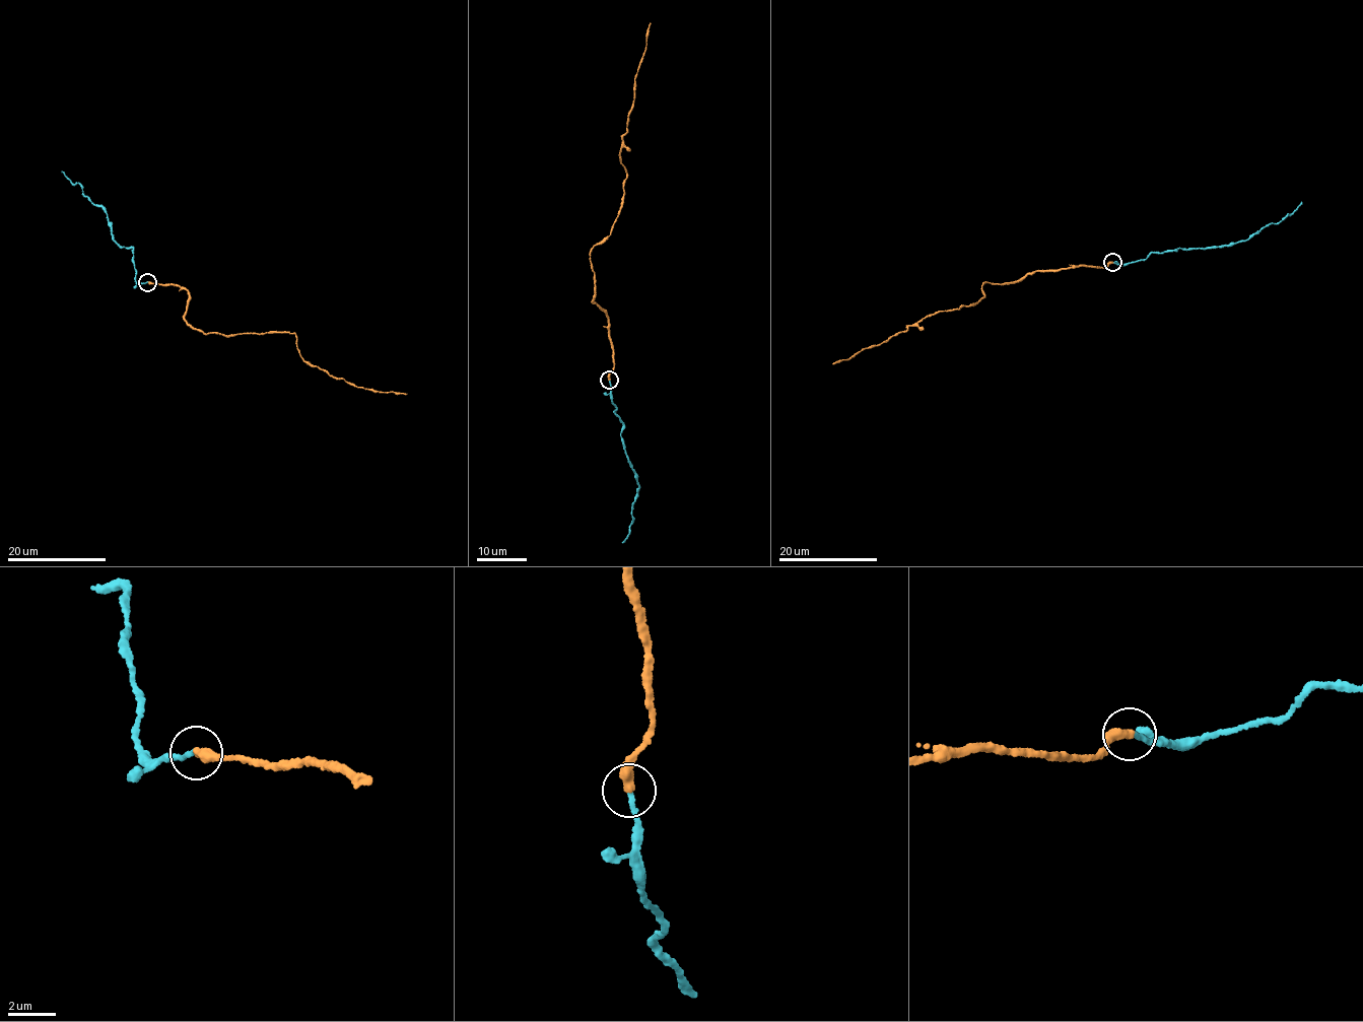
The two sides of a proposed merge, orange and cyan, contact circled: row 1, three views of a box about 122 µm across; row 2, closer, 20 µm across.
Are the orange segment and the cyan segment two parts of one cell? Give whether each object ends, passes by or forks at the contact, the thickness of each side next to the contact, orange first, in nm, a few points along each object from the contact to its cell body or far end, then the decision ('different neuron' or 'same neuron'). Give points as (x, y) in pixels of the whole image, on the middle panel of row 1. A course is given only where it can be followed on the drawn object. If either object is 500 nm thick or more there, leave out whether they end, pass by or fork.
orange ends; cyan ends; calibres 400 and 240 nm; course orange (609, 380), (608, 316), (593, 301), (590, 259), (621, 205), (622, 136), (651, 22); course cyan (609, 381), (615, 415), (623, 423), (621, 435), (627, 461), (638, 486), (631, 510), (630, 534), (621, 542); same neuron

